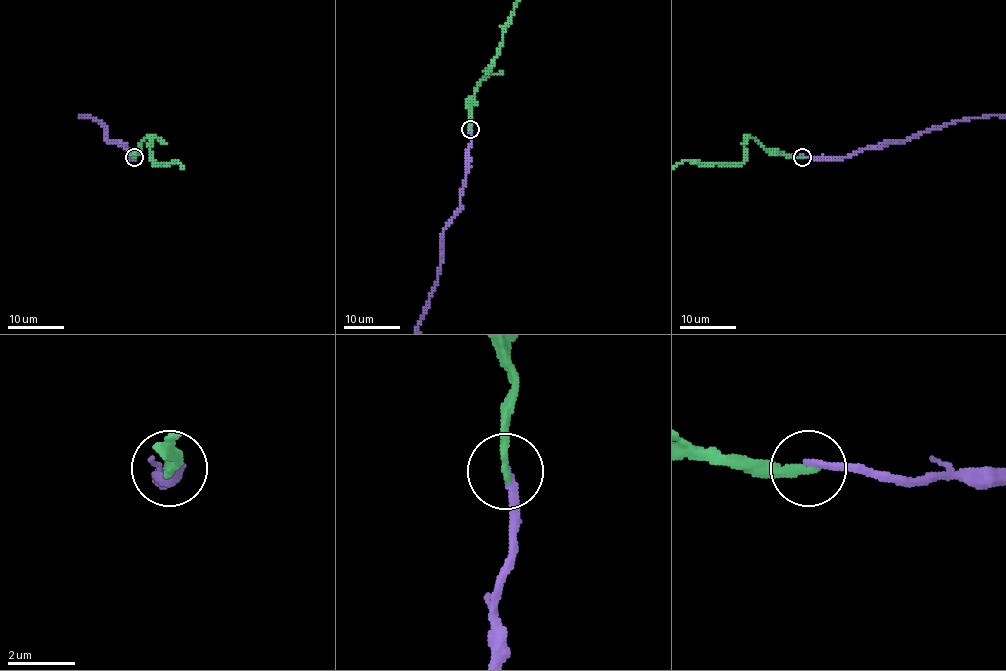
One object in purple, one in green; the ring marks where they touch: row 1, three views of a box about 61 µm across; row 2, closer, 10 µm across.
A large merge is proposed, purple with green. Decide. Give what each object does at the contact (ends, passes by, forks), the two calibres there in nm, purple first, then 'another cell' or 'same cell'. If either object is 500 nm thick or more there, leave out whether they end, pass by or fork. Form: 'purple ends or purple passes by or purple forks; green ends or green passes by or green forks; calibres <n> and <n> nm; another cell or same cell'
purple ends; green ends; calibres 220 and 240 nm; another cell

